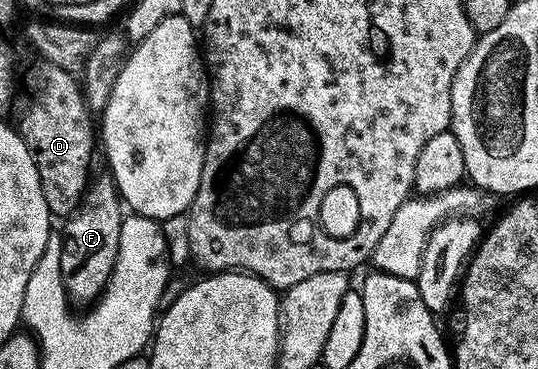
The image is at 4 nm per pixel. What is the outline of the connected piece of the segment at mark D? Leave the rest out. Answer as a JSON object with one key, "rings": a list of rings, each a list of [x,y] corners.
{"rings":[[[45,60],[38,64],[29,66],[27,74],[21,77],[22,88],[27,88],[31,98],[17,124],[17,132],[33,155],[47,209],[53,215],[70,215],[80,208],[93,177],[91,160],[95,149],[97,153],[97,125],[91,122],[93,110],[87,105],[76,74],[61,71],[61,67]]]}

